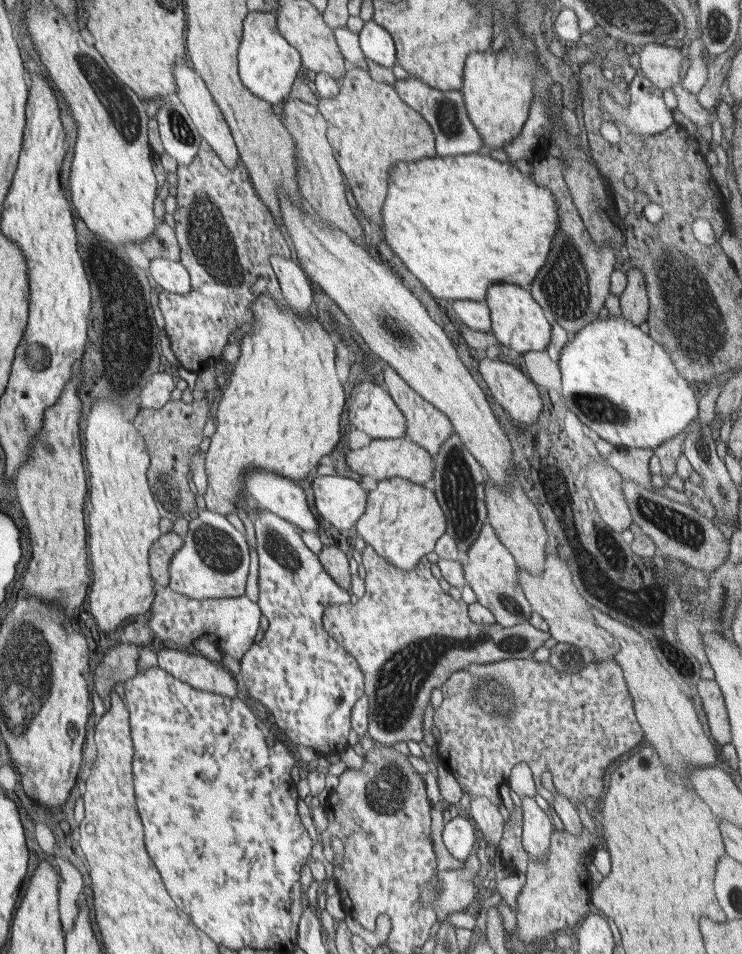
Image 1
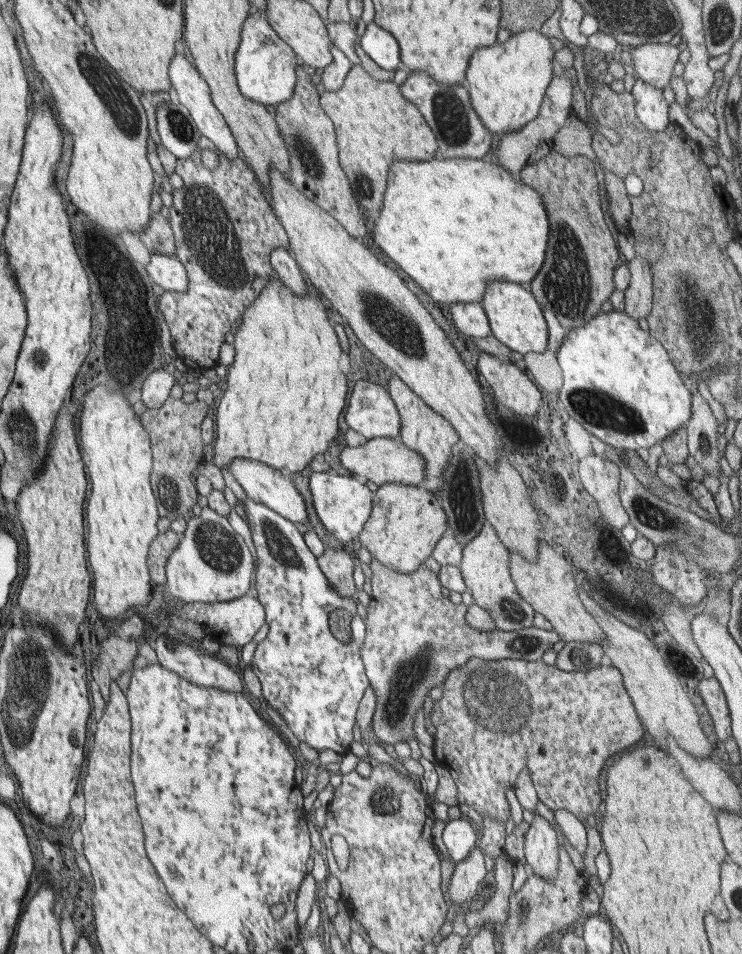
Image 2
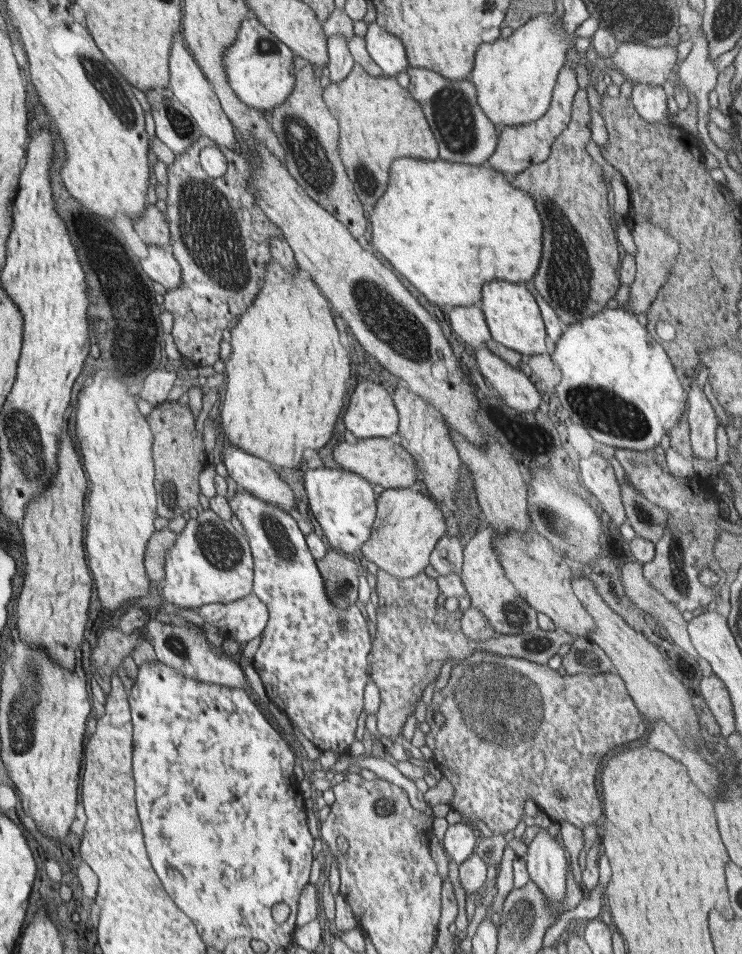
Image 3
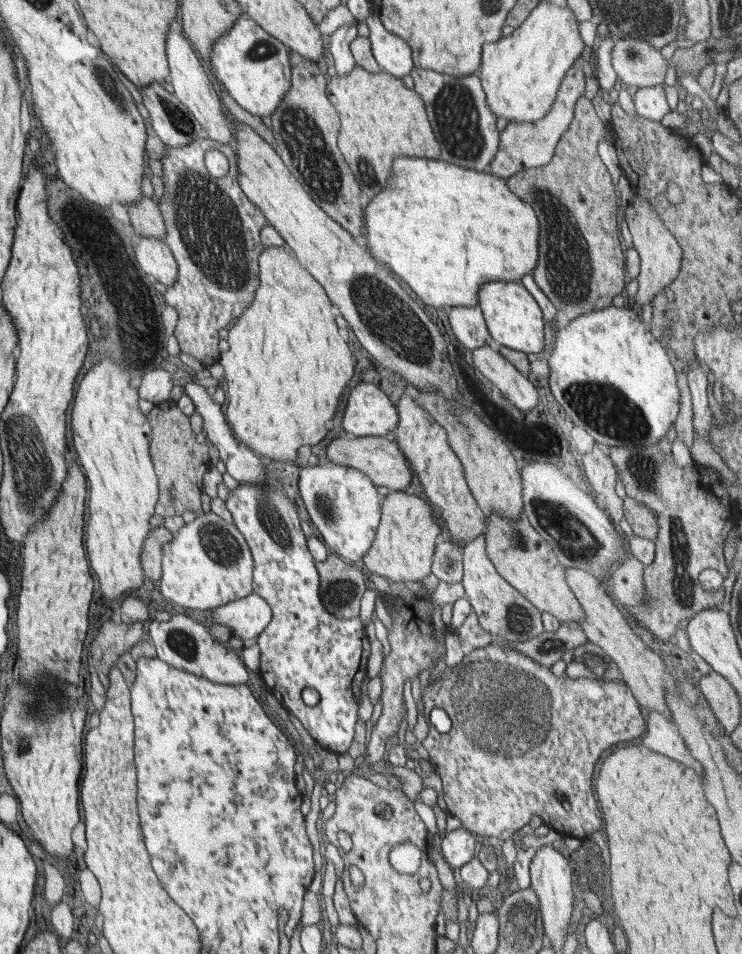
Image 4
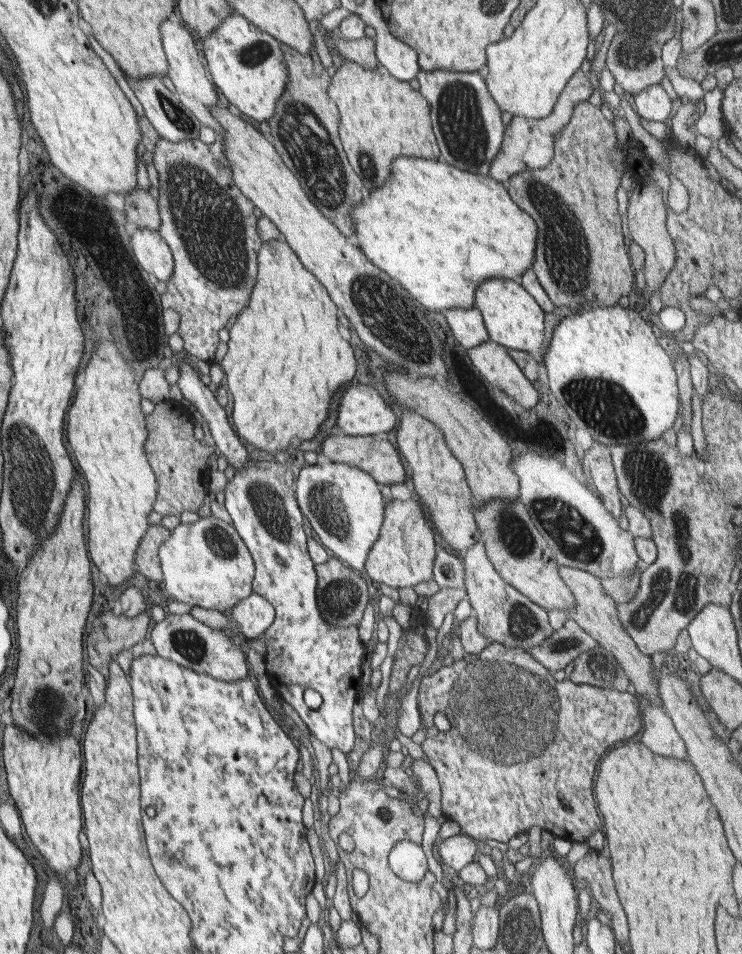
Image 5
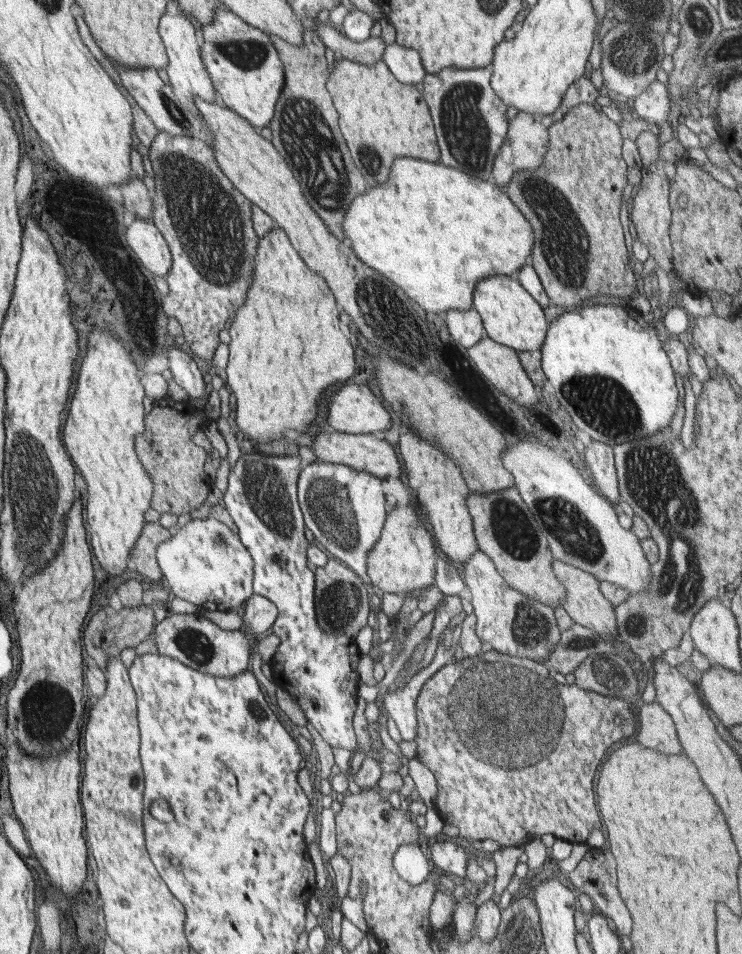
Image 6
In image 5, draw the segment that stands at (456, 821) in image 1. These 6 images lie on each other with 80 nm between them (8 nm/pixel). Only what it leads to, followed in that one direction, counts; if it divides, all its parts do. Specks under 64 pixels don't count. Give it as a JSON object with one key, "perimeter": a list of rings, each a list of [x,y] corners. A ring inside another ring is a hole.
{"perimeter":[[[458,834],[449,837],[445,840],[439,840],[438,850],[435,851],[438,861],[440,864],[452,874],[457,872],[458,874],[462,871],[462,868],[468,866],[474,862],[474,856],[478,854],[477,840],[466,834]]]}

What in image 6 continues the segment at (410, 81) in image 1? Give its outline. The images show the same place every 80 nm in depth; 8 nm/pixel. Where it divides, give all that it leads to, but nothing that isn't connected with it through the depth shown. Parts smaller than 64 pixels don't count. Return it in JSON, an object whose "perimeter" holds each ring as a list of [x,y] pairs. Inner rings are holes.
{"perimeter":[[[448,67],[434,74],[427,73],[423,78],[423,98],[435,126],[441,164],[480,180],[492,179],[493,162],[506,138],[509,123],[507,104],[491,87],[492,67]]]}

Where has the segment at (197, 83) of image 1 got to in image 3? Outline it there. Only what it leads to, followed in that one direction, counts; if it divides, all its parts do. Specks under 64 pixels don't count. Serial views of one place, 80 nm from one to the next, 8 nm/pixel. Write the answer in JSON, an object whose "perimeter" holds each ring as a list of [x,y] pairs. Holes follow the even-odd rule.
{"perimeter":[[[176,34],[169,54],[169,87],[173,96],[178,103],[191,112],[199,134],[204,134],[214,140],[216,146],[221,149],[226,147],[233,151],[239,149],[235,126],[226,116],[213,86],[202,72],[195,58],[186,50],[186,46],[184,46],[184,42],[181,42],[180,36],[181,34]]]}

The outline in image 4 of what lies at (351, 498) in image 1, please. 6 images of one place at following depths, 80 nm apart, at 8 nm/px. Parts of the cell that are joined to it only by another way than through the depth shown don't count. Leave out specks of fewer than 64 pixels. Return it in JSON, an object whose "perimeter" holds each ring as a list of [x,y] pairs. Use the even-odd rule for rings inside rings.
{"perimeter":[[[336,463],[326,466],[306,466],[299,471],[298,490],[314,523],[314,528],[322,535],[325,546],[352,565],[361,566],[361,559],[375,539],[382,506],[380,494],[368,475],[358,469]]]}

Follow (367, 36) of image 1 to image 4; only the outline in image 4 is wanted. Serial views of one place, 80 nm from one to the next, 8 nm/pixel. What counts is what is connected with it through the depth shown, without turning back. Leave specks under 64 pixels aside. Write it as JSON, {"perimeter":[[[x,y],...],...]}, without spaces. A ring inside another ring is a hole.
{"perimeter":[[[374,6],[373,13],[367,16],[365,22],[370,28],[368,38],[371,42],[371,51],[379,66],[399,79],[410,75],[415,64],[409,44],[384,28]]]}

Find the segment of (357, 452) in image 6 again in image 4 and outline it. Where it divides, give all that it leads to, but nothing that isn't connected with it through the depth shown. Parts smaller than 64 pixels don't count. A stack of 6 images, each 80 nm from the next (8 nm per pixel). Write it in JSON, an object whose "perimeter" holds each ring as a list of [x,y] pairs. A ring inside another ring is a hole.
{"perimeter":[[[348,436],[348,438],[332,440],[330,446],[328,446],[327,454],[332,463],[364,472],[376,487],[386,486],[391,491],[402,491],[412,480],[410,467],[406,463],[407,458],[400,450],[398,444],[380,436]]]}

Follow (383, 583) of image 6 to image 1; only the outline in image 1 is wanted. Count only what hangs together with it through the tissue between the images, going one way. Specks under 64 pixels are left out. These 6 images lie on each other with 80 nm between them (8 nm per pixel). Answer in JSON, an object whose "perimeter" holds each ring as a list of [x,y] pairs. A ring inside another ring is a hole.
{"perimeter":[[[395,476],[377,481],[376,489],[369,492],[366,511],[356,528],[357,534],[378,556],[402,570],[410,570],[435,550],[437,540],[446,533],[446,525],[446,516],[434,491]]]}

